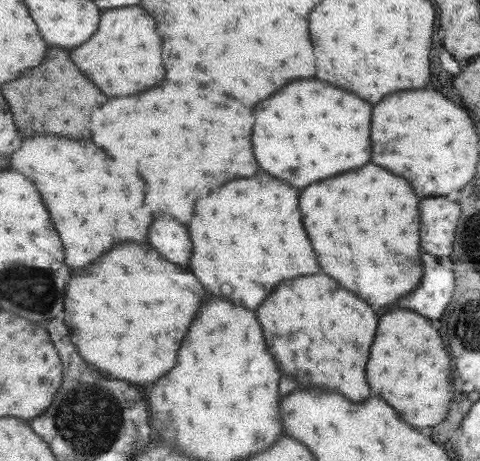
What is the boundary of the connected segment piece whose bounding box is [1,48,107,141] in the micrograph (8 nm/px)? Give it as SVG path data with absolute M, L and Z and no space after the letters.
M49 48L49 50L45 50L45 58L41 60L41 66L37 66L37 70L29 70L29 74L23 74L17 82L7 82L7 84L3 86L1 92L5 94L5 102L9 102L9 108L13 110L13 122L17 122L17 130L25 132L25 136L29 136L29 138L33 136L33 134L37 134L37 136L53 134L53 136L65 136L65 138L71 140L86 140L90 136L89 132L87 132L87 128L89 128L89 114L91 114L91 108L103 106L103 104L107 102L107 98L105 98L105 96L103 96L103 94L101 94L89 80L85 80L85 76L77 70L77 67L73 66L73 64L69 64L69 56L67 56L67 52L65 52L65 50L59 50L59 48Z

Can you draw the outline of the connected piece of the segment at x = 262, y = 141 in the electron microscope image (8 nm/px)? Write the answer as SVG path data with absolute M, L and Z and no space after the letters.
M295 80L281 88L271 98L259 102L253 106L255 124L251 130L251 144L253 144L253 156L255 162L263 172L267 172L273 178L279 178L293 188L303 190L307 184L335 176L345 170L361 168L369 162L371 156L371 142L369 142L369 116L371 106L357 96L337 90L325 82L319 80Z

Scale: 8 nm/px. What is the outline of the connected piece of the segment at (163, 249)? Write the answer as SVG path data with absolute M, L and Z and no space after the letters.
M155 218L149 226L149 244L167 260L186 269L191 256L187 230L169 218Z

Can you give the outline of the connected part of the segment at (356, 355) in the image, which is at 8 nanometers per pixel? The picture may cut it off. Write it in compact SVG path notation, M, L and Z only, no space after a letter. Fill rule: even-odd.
M313 274L283 282L257 308L257 322L269 354L283 374L301 384L315 384L323 390L341 394L349 402L363 402L369 398L365 362L375 336L377 314L365 302L339 288L331 278ZM301 334L309 340L305 348L301 348Z

